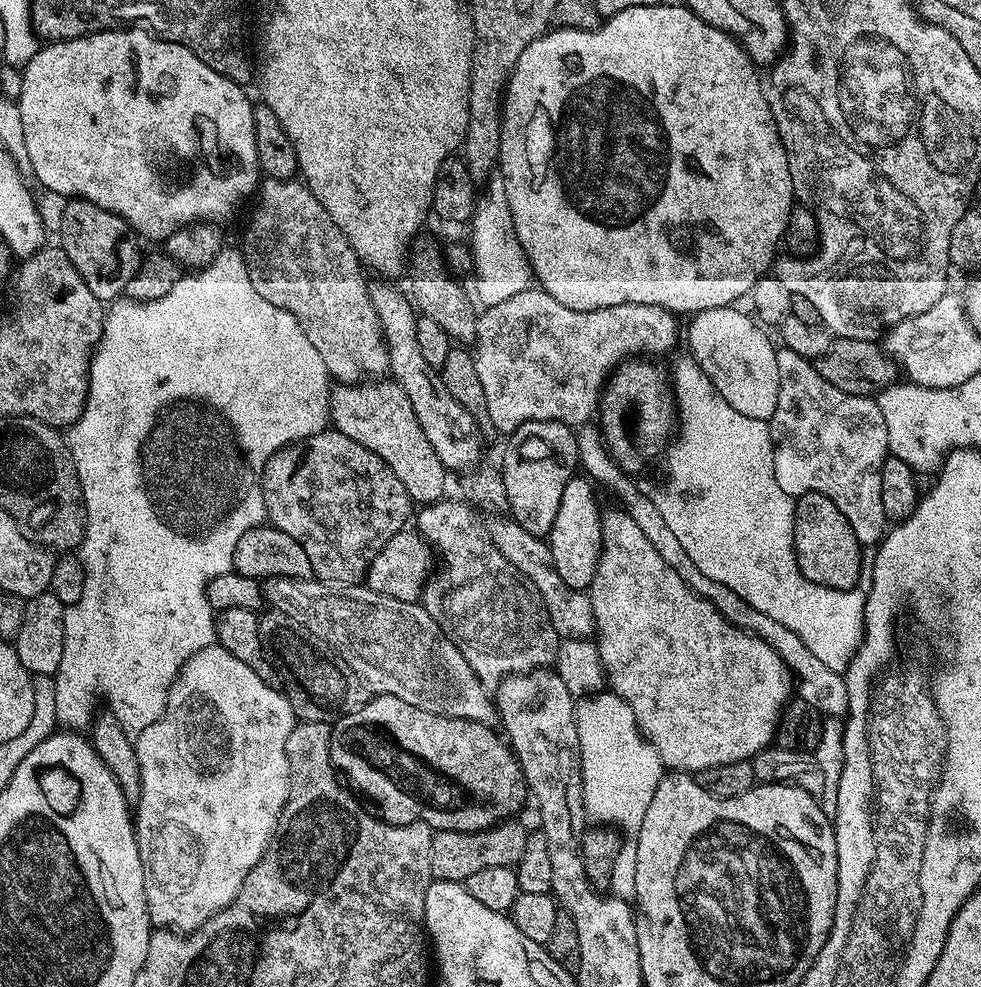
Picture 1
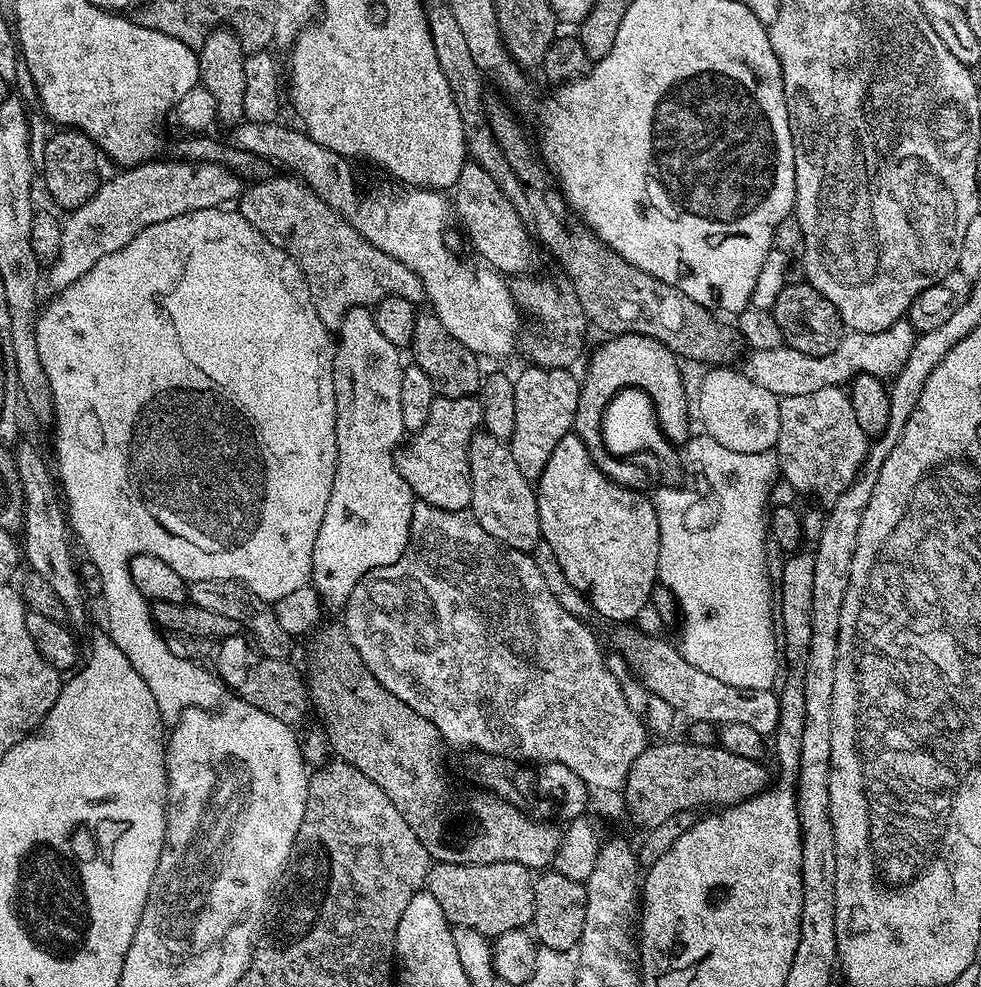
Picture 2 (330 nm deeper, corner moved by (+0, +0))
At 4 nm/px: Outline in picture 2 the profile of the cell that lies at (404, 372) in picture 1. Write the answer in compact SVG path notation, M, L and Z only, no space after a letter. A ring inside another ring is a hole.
M483 430L476 433L468 451L472 479L471 513L499 544L519 552L531 553L541 543L538 502L533 481L527 480L514 463L514 454L505 441Z

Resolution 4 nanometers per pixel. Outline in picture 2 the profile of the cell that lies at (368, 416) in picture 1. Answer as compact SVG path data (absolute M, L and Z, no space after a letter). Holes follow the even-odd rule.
M437 396L430 406L426 426L411 433L398 456L400 476L410 486L416 500L425 500L430 506L438 506L438 510L463 512L471 509L472 479L468 451L472 437L481 431L483 423L482 406L476 396Z

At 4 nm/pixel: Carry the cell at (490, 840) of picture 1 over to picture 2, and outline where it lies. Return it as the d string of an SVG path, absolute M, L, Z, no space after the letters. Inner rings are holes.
M518 862L489 864L433 863L428 869L426 891L442 906L449 925L470 926L483 936L495 938L515 928L527 929L534 914L533 869Z

